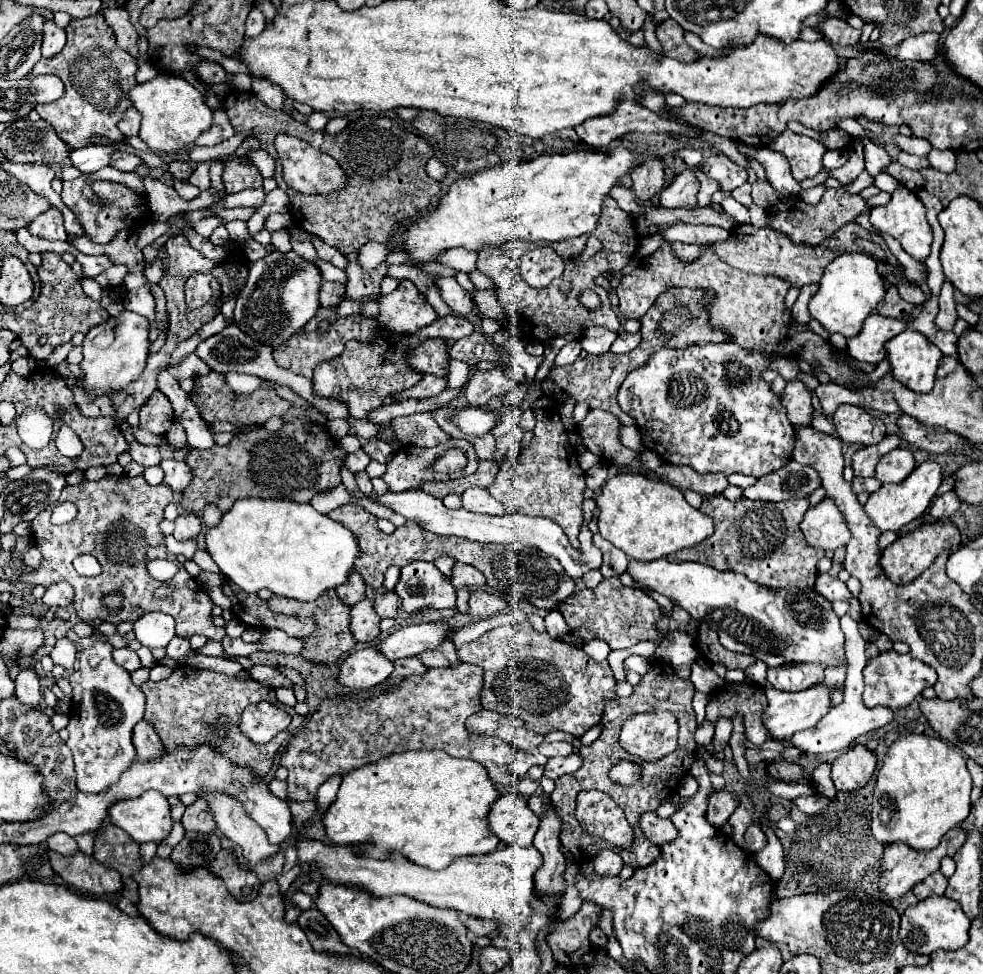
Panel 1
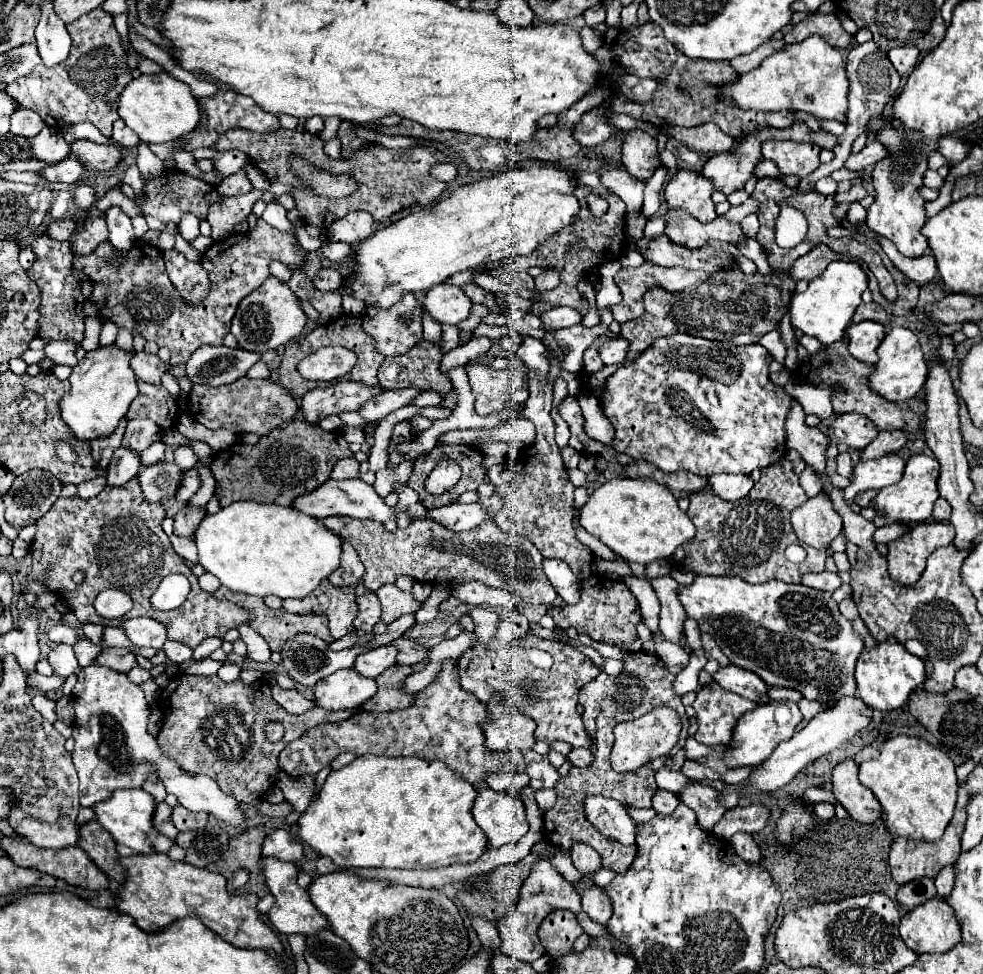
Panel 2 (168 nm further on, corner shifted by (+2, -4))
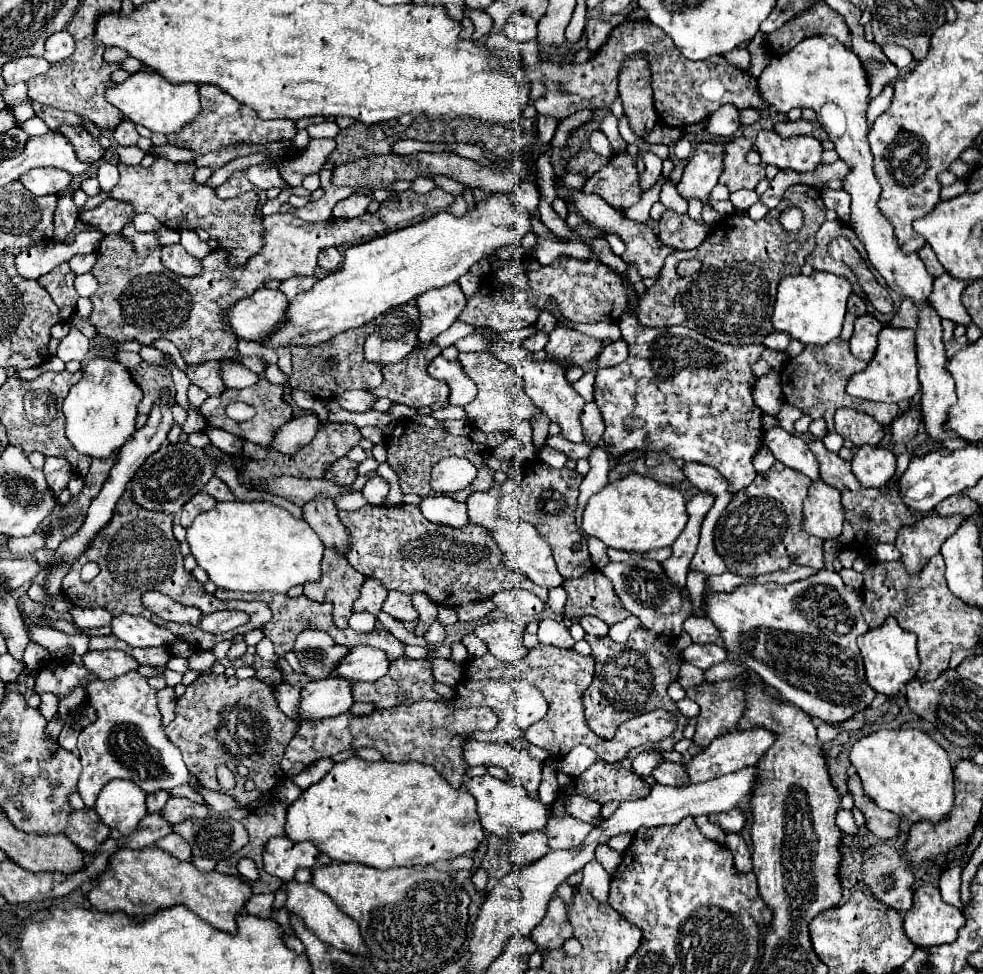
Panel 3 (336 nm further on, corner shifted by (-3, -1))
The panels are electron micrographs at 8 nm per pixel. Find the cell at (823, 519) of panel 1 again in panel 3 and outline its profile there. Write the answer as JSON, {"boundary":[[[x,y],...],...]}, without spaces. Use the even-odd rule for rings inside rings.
{"boundary":[[[814,480],[804,500],[804,528],[808,534],[822,540],[838,538],[842,534],[844,508],[840,502],[840,490],[828,486],[822,480]]]}

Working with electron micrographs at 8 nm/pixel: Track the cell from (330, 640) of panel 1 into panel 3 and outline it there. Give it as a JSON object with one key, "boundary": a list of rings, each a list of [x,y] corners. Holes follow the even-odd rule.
{"boundary":[[[324,550],[322,576],[316,582],[304,586],[304,594],[318,602],[334,604],[334,622],[340,628],[348,628],[348,618],[352,616],[352,604],[360,594],[364,576],[354,570],[346,558],[340,558],[336,550]]]}

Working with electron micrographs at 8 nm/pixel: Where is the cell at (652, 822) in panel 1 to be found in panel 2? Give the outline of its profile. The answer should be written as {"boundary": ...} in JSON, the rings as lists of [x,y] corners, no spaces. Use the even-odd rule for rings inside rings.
{"boundary":[[[591,795],[585,801],[585,815],[603,835],[623,845],[635,845],[637,823],[629,817],[623,803],[605,799],[601,795]]]}

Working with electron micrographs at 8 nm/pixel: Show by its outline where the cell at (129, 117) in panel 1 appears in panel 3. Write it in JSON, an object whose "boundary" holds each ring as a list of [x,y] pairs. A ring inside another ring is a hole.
{"boundary":[[[120,122],[116,128],[114,128],[114,140],[120,144],[120,146],[136,146],[136,140],[140,138],[140,134],[136,132],[134,124],[132,122]]]}

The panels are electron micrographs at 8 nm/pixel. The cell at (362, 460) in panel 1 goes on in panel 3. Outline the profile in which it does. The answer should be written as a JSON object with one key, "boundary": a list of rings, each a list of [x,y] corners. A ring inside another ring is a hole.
{"boundary":[[[340,458],[328,468],[324,478],[332,480],[338,486],[348,486],[348,484],[352,484],[356,480],[356,468],[358,468],[356,462],[348,460],[348,458]]]}

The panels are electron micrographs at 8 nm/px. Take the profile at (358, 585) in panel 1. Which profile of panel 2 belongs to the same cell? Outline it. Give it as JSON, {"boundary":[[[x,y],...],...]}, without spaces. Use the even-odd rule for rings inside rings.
{"boundary":[[[343,541],[343,561],[341,561],[341,567],[335,573],[331,573],[331,577],[329,577],[331,585],[335,585],[335,587],[355,587],[361,581],[363,571],[365,571],[365,567],[359,561],[355,549],[347,541]]]}

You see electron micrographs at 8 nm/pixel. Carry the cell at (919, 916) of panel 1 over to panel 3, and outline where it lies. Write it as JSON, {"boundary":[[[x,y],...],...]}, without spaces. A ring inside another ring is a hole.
{"boundary":[[[924,884],[924,886],[916,888],[912,902],[914,902],[912,908],[904,916],[904,930],[906,930],[906,936],[916,946],[928,948],[928,946],[940,946],[940,944],[948,944],[948,942],[956,940],[956,934],[958,934],[960,926],[964,926],[964,916],[956,906],[946,904],[942,900],[940,890],[936,886]]]}

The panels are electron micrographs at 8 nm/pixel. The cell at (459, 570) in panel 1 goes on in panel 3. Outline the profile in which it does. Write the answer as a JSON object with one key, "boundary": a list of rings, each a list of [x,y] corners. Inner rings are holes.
{"boundary":[[[504,590],[504,592],[498,592],[498,594],[494,594],[492,596],[492,600],[494,600],[494,604],[496,604],[496,608],[498,610],[502,610],[505,613],[508,620],[514,620],[514,622],[518,622],[520,626],[522,626],[522,644],[523,644],[523,632],[527,623],[531,621],[536,621],[538,616],[542,614],[542,610],[544,610],[544,602],[538,598],[538,596],[534,596],[532,592],[528,592],[528,590]]]}

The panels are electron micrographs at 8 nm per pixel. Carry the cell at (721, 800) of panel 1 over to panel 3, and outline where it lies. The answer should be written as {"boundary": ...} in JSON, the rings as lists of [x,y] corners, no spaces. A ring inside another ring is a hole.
{"boundary":[[[666,760],[652,770],[652,776],[658,784],[666,784],[666,786],[684,786],[688,782],[684,774],[684,766],[678,762],[666,762]]]}

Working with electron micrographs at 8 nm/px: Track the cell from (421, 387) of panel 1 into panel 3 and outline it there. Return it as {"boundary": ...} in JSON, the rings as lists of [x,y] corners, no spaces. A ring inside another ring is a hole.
{"boundary":[[[348,390],[342,396],[338,396],[336,400],[344,410],[350,410],[350,412],[370,410],[370,406],[376,402],[376,398],[370,392],[364,392],[364,390]]]}

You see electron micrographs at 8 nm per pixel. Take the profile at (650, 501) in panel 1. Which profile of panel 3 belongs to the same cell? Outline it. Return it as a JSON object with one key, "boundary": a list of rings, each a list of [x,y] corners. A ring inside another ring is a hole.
{"boundary":[[[628,474],[620,480],[608,482],[600,492],[590,496],[582,512],[582,530],[588,536],[602,540],[608,548],[626,552],[650,552],[672,546],[688,522],[682,494],[666,484],[640,474]]]}

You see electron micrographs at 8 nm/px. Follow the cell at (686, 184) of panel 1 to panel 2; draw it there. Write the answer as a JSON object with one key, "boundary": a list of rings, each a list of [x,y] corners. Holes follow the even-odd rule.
{"boundary":[[[679,169],[667,183],[663,197],[669,209],[687,209],[701,223],[709,223],[717,217],[711,193],[713,185],[709,179],[697,171]]]}

